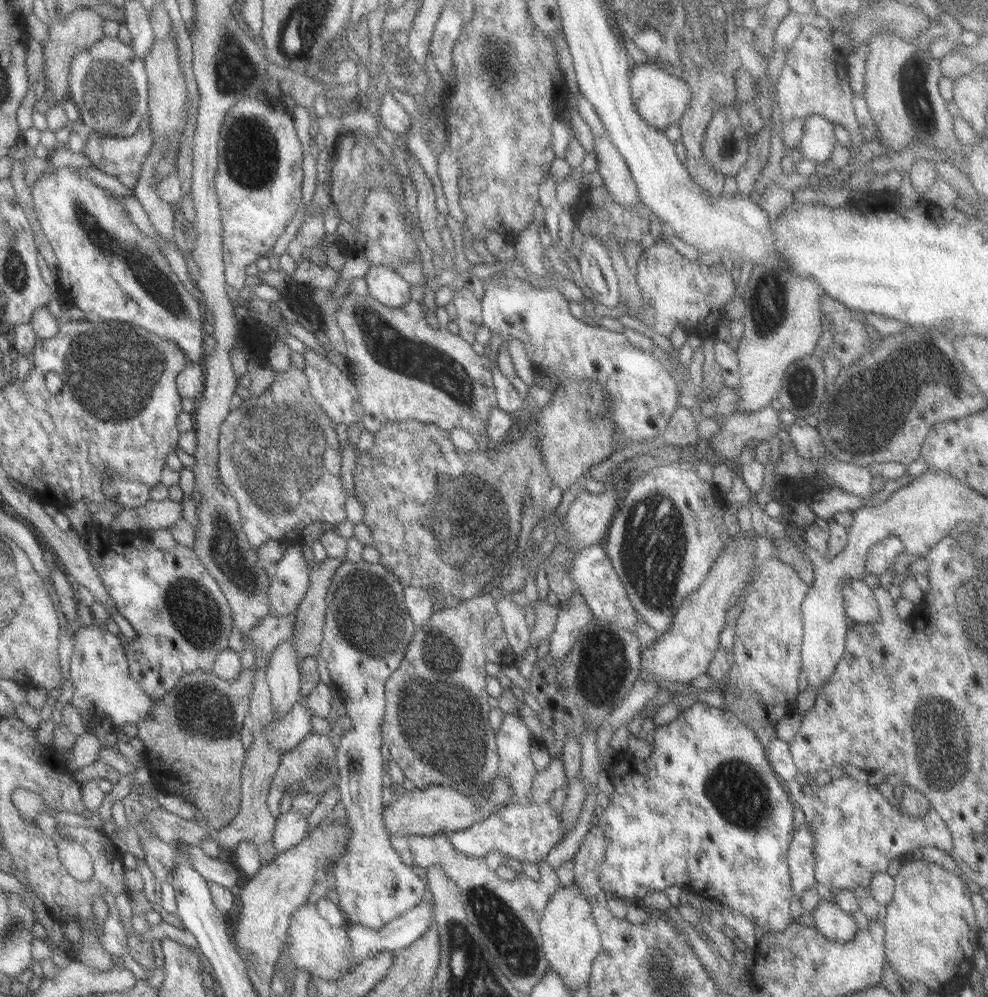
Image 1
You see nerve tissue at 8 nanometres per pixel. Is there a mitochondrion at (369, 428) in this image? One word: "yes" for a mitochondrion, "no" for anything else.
no

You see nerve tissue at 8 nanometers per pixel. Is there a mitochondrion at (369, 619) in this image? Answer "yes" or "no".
yes

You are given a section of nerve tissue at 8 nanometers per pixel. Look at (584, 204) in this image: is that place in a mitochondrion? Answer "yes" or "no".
no

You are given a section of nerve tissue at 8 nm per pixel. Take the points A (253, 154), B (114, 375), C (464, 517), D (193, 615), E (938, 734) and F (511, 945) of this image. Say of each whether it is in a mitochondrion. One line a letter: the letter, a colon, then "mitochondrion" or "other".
A: mitochondrion
B: mitochondrion
C: mitochondrion
D: mitochondrion
E: mitochondrion
F: mitochondrion

